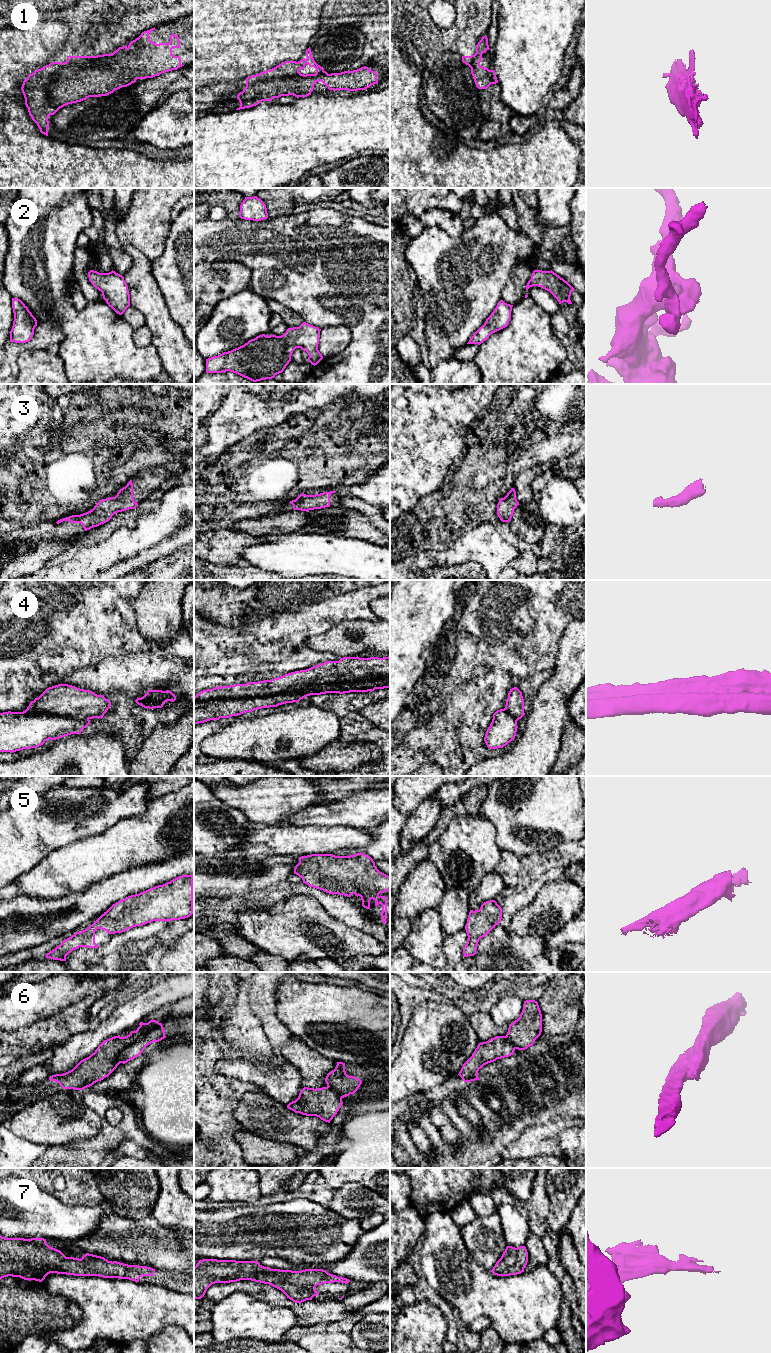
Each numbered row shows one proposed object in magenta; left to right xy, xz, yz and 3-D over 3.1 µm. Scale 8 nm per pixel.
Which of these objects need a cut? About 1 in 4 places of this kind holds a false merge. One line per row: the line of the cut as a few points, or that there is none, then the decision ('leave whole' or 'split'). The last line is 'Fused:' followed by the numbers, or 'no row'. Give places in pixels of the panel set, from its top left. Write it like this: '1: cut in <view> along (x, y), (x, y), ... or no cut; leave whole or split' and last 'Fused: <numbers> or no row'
1: no cut; leave whole
2: no cut; leave whole
3: no cut; leave whole
4: cut in xz along (389, 677), (308, 686), (263, 697), (219, 700), (194, 708); split
5: no cut; leave whole
6: cut in xy along (159, 1023), (126, 1046), (120, 1053), (120, 1062); split
7: no cut; leave whole
Fused: 4, 6

